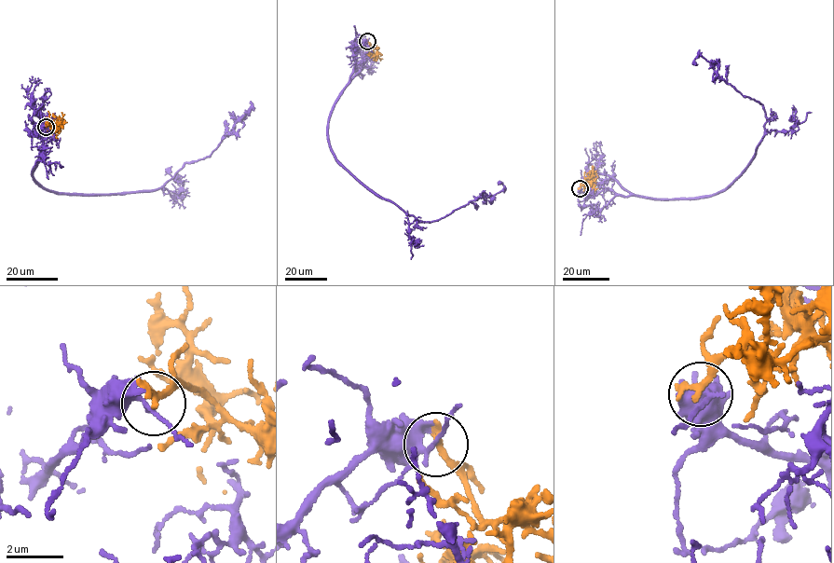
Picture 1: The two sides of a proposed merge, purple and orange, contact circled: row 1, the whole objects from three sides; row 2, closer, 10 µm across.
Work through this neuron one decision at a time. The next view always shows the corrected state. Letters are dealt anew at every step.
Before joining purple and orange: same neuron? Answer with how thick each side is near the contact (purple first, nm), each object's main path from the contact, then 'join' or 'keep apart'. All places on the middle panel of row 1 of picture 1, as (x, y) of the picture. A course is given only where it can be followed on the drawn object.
170 nm thick on the purple side, 300 nm on the other; purple runs (367, 41), (354, 48), (356, 66), (329, 118), (335, 159), (429, 223), (499, 193), (498, 183); orange runs (367, 41), (370, 49), (380, 59); keep apart

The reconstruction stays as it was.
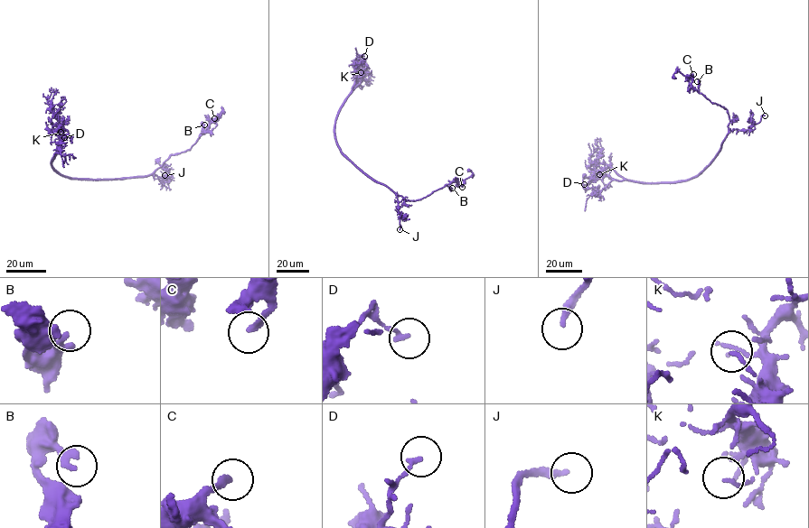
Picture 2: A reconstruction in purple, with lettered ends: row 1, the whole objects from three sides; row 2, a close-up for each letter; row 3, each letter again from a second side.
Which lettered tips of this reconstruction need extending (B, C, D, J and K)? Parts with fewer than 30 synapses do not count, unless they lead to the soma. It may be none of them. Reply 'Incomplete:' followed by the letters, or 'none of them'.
Incomplete: J

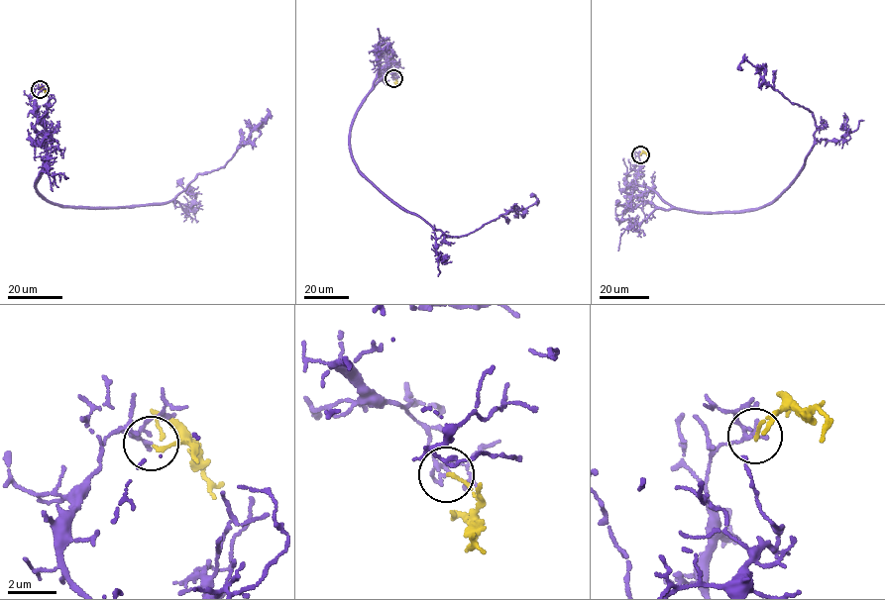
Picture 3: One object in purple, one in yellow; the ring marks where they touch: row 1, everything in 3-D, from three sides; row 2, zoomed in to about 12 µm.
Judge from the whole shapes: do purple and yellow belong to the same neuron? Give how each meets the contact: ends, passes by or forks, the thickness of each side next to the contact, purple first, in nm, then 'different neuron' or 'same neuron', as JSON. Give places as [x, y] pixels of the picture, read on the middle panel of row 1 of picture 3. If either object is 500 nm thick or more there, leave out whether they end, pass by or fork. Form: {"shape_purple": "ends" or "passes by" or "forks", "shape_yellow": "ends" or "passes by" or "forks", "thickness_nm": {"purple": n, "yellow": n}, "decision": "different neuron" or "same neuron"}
{"shape_purple": "forks", "shape_yellow": "ends", "thickness_nm": {"purple": 110, "yellow": 130}, "decision": "different neuron"}

